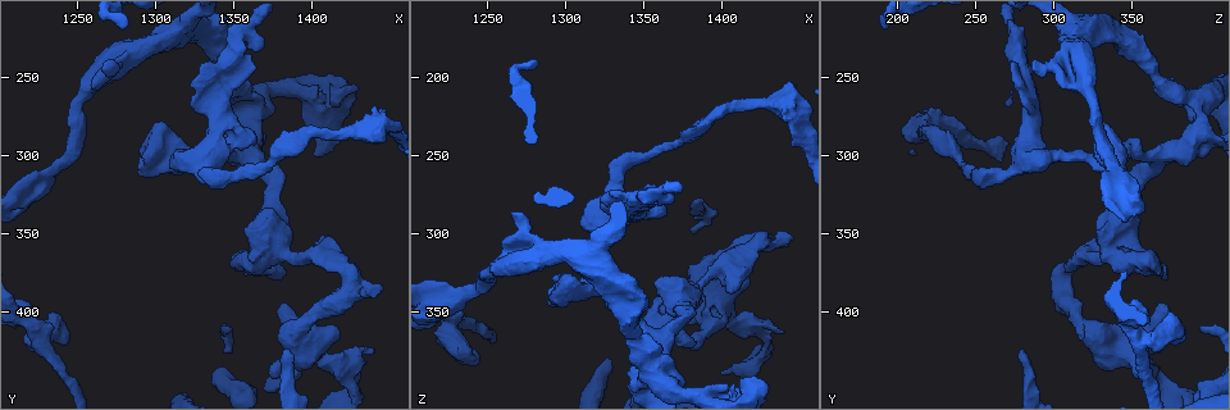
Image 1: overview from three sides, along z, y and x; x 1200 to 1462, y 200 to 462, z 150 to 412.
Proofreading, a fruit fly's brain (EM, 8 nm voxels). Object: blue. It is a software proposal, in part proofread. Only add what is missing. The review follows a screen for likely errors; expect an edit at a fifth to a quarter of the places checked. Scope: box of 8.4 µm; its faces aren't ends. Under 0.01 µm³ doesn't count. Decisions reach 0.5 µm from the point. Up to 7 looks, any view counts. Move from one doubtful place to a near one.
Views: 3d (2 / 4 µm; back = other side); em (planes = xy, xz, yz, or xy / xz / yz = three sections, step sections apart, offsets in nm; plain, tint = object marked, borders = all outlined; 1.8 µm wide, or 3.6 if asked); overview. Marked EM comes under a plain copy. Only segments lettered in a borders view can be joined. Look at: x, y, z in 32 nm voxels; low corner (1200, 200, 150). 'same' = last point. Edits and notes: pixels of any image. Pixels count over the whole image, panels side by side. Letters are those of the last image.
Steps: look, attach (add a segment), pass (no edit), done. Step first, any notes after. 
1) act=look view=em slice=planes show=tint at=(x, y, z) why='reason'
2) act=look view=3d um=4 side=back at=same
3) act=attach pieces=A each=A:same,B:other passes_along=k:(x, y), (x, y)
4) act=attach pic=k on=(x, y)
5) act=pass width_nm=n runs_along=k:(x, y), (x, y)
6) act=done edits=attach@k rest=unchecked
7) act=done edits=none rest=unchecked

act=look view=3d um=4 side=back at=(1332, 240, 272) why='an open end'

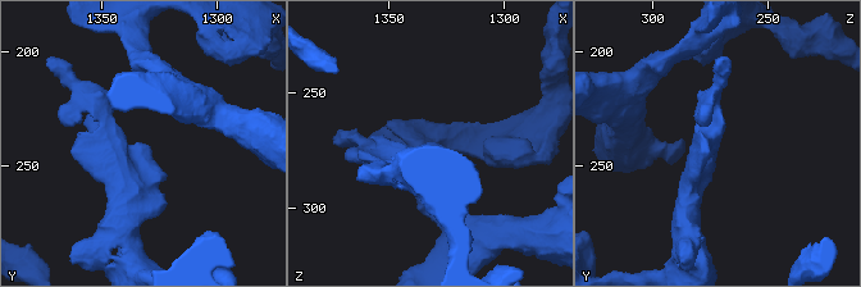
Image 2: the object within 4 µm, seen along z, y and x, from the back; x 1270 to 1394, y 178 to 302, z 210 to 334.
act=look view=em slice=planes show=borders at=(1331, 240, 272) why='now the EM'

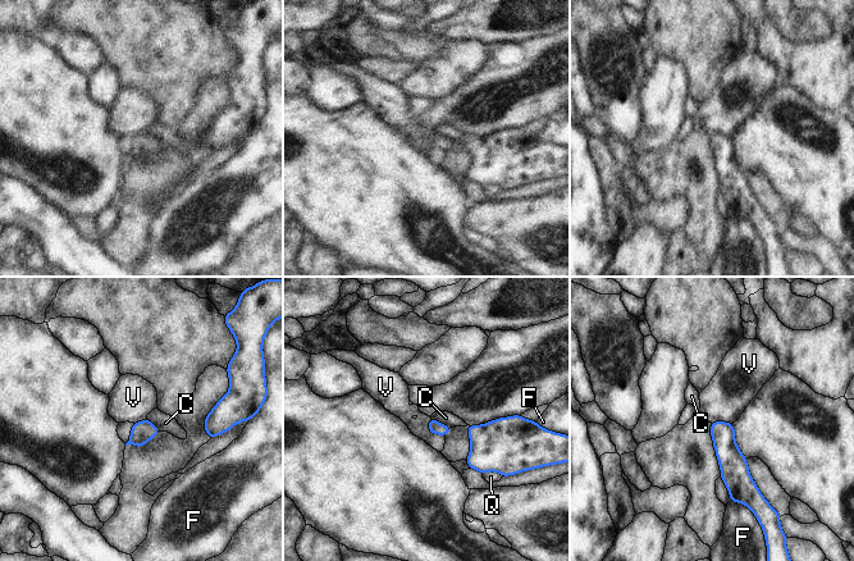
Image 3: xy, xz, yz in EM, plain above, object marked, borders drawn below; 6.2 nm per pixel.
act=pass longest_contact=V:160nm each=C:other,F:other,Q:other,V:other runs_along=3:(716, 424), (733, 463), (733, 495) found='no lettered segment goes on from it'

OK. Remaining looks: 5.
act=look view=3d um=4 at=(1364, 288, 286) why='free end'

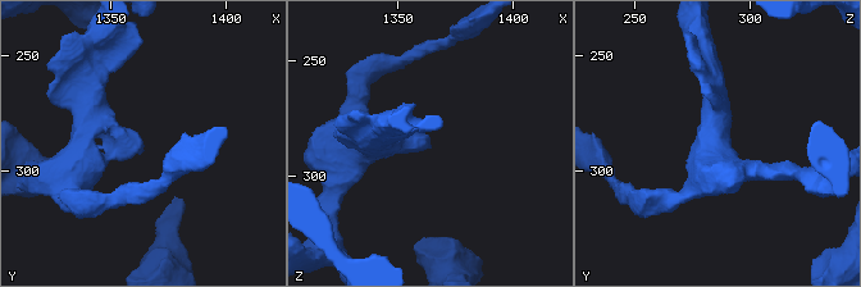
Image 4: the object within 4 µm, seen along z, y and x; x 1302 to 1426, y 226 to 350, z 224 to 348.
act=look view=em um=3.6 slice=planes show=tint at=(1365, 288, 287) why='shape alone is not enough'

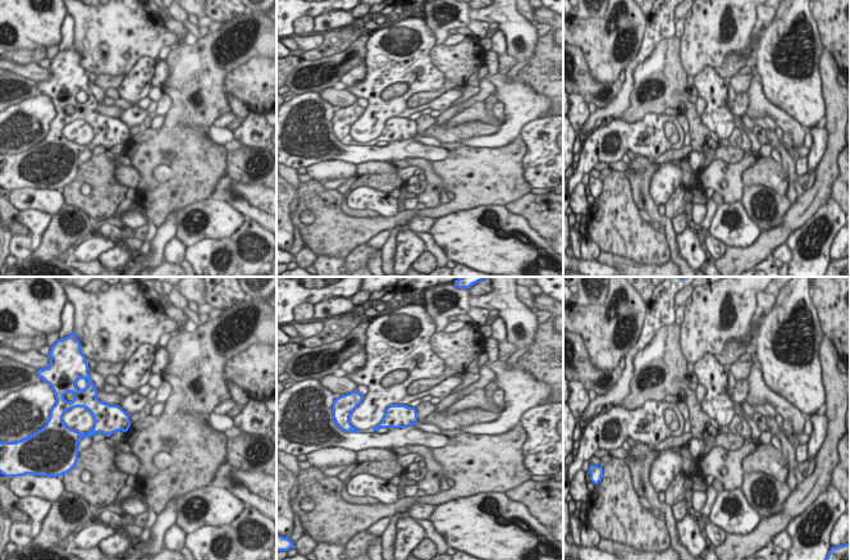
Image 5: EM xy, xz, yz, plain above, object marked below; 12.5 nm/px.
act=look view=em um=3.6 slice=planes show=borders at=same

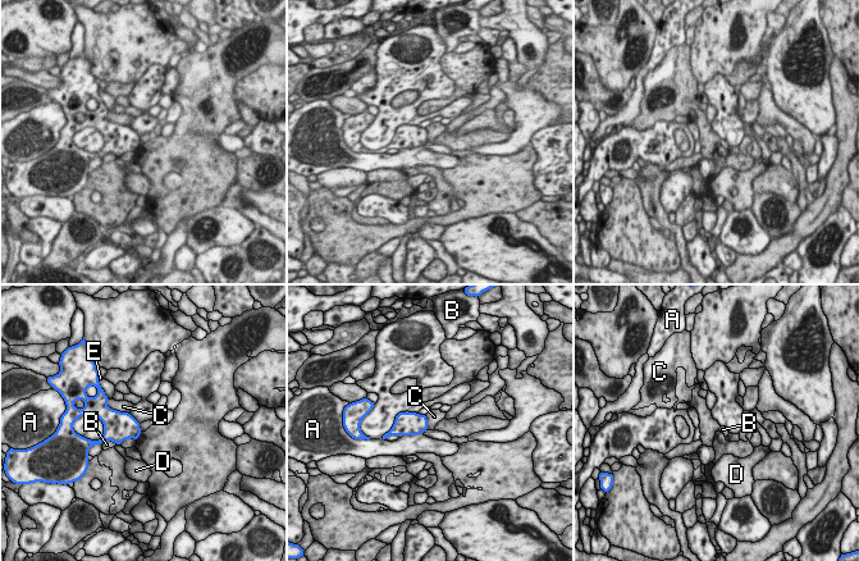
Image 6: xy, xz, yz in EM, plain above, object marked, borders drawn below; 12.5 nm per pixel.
act=pass each=A:other,B:other,C:other,D:other,E:other border=6:(106, 404), (112, 409), (128, 414) found='none of them fits'

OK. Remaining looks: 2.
act=look view=3d um=4 at=(1446, 382, 304) why='thick end'

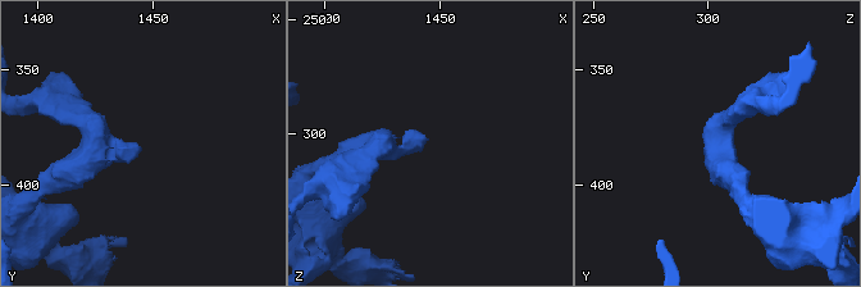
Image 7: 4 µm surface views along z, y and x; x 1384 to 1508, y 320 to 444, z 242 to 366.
act=look view=em slice=planes show=borders at=(1446, 383, 303) why='need the tissue'

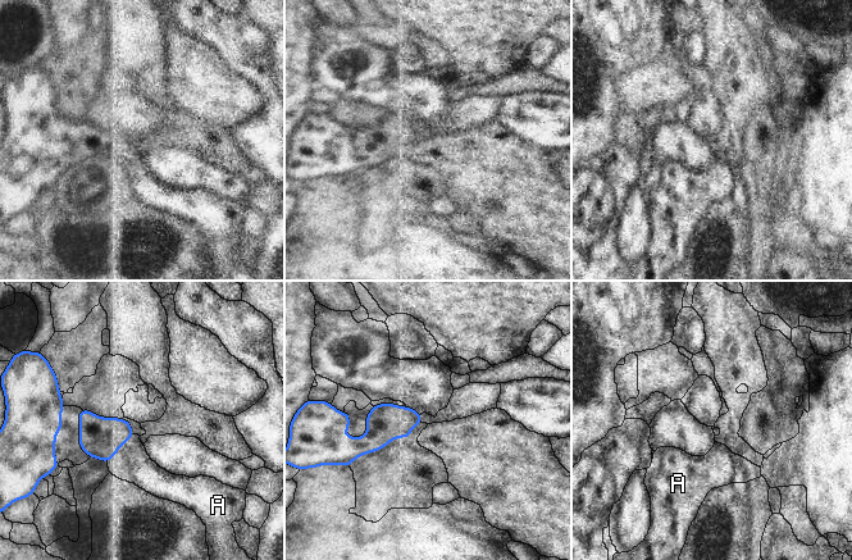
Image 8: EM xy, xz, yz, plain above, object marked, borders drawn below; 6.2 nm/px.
act=attach pieces=A each=A:same passes_along=8:(100, 437), (119, 447), (131, 463) found='it goes on there'

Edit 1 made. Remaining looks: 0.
act=done edits=attach@8 rest=unchecked

